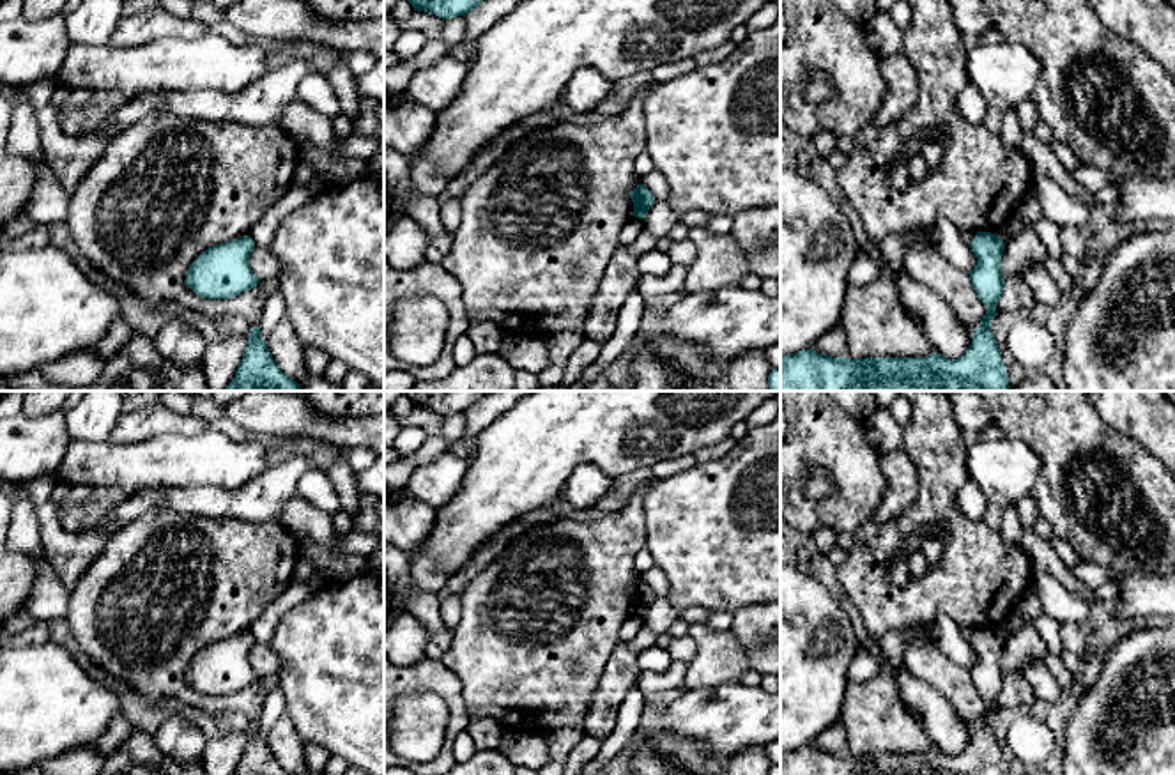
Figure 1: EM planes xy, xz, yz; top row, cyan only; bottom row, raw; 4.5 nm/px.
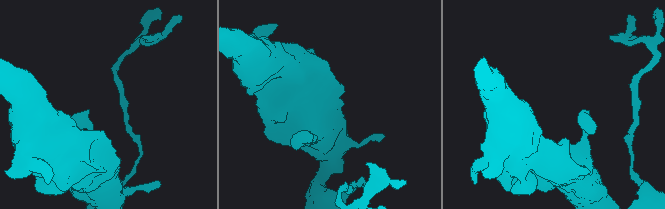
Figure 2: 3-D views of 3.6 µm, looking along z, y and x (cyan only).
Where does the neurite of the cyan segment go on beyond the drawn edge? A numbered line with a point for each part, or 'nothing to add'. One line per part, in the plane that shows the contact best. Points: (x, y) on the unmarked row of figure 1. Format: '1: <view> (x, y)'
nothing to add

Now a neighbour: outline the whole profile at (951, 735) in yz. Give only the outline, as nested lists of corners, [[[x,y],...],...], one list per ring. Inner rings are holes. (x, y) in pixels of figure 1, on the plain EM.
[[[906,669],[895,676],[904,704],[920,717],[936,748],[948,756],[961,754],[971,741],[973,727],[964,725],[954,708],[920,678]]]

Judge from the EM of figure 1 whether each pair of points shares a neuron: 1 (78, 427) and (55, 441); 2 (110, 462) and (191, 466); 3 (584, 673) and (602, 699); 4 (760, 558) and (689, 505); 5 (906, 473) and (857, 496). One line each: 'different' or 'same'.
1: different
2: same
3: different
4: same
5: different

